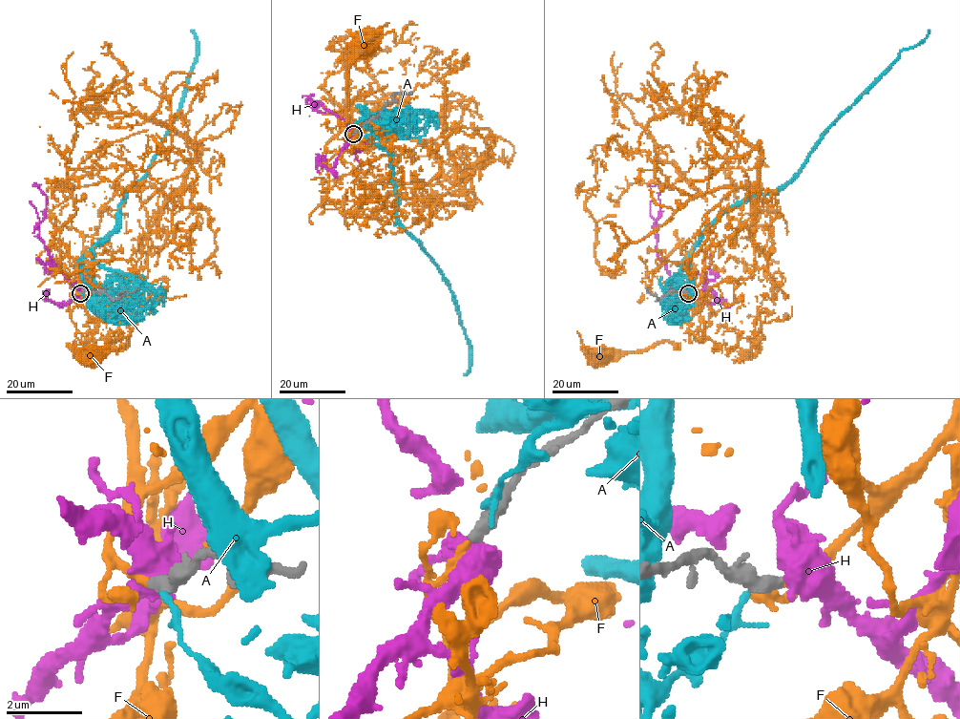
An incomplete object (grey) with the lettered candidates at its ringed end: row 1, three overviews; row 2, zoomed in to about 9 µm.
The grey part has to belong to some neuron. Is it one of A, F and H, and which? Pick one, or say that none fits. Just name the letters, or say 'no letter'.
F

